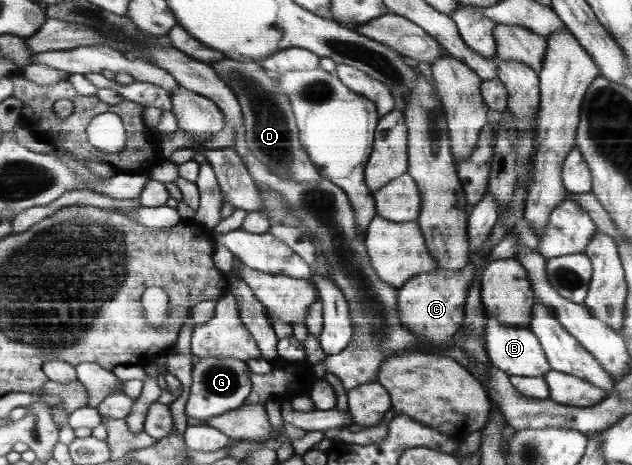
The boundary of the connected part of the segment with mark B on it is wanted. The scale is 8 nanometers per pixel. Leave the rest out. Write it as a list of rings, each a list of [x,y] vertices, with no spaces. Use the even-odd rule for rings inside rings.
[[[484,316],[485,342],[484,350],[489,362],[500,370],[506,371],[509,376],[543,376],[551,371],[549,360],[541,341],[533,331],[525,326],[510,326]]]

